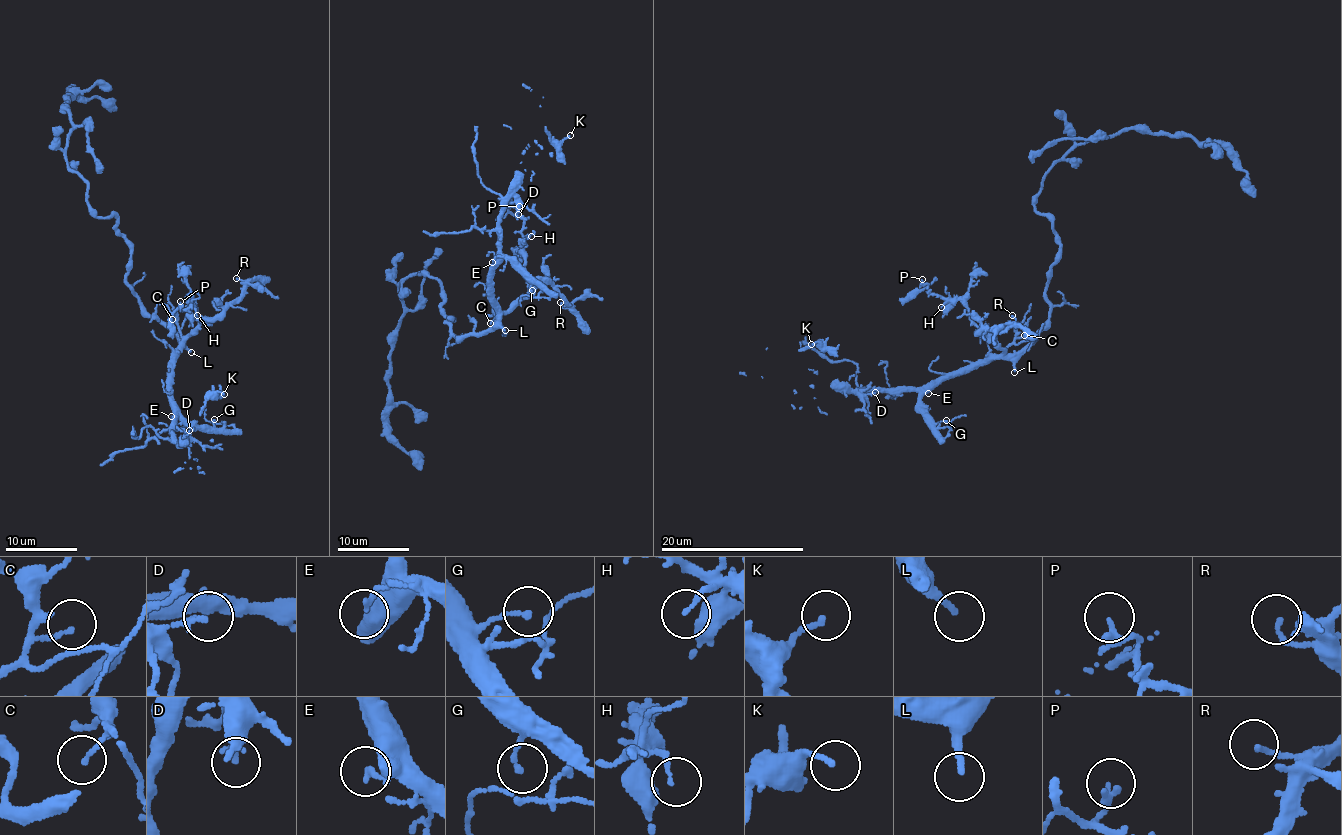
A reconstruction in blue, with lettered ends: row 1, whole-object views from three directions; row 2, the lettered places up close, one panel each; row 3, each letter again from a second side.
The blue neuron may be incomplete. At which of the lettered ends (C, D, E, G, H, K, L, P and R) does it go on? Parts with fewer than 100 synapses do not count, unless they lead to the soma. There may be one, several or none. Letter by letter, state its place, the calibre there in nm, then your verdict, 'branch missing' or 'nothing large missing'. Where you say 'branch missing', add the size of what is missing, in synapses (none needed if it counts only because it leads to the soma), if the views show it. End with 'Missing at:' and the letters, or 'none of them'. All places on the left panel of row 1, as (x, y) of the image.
C: (172, 319) | 110 nm | nothing large missing
D: (189, 430) | 170 nm | nothing large missing
E: (171, 416) | 130 nm | nothing large missing
G: (214, 419) | 140 nm | nothing large missing
H: (197, 315) | 120 nm | nothing large missing
K: (224, 394) | 160 nm | nothing large missing
L: (191, 352) | 190 nm | branch missing
P: (180, 301) | 240 nm | nothing large missing
R: (236, 278) | 130 nm | nothing large missing
Missing at: L

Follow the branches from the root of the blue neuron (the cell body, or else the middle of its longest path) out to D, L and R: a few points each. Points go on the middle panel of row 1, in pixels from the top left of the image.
D: (446, 322), (455, 338), (495, 323), (491, 267), (498, 253), (500, 209), (509, 200), (520, 207), (518, 214)
L: (446, 322), (455, 338), (464, 334), (487, 333), (497, 328), (505, 330)
R: (446, 322), (455, 338), (482, 332), (495, 323), (498, 313), (544, 283), (569, 306), (563, 307), (560, 302)

